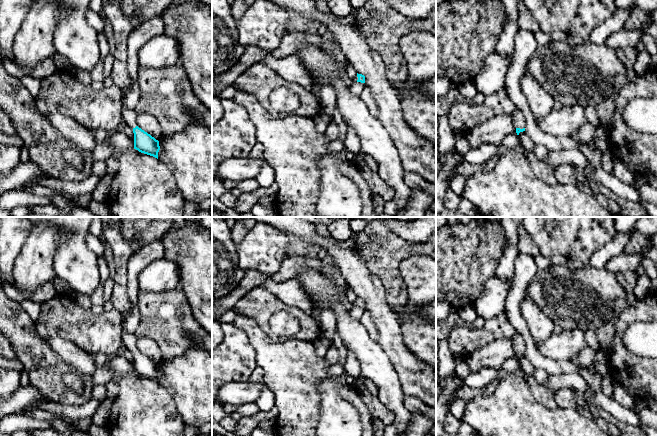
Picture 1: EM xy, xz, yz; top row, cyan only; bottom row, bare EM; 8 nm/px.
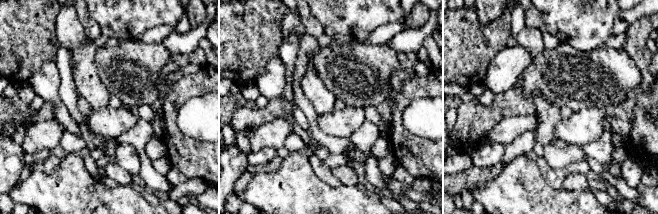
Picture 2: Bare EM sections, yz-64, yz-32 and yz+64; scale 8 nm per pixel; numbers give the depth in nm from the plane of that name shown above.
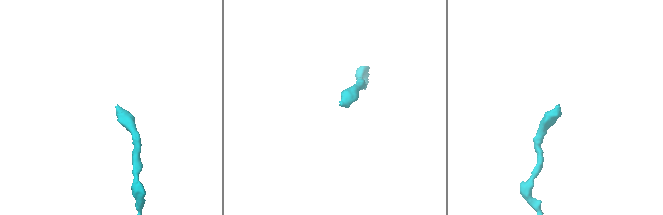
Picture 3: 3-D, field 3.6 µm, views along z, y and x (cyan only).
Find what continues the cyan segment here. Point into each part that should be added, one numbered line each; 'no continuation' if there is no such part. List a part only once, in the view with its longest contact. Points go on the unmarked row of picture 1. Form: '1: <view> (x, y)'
1: yz (517, 339)

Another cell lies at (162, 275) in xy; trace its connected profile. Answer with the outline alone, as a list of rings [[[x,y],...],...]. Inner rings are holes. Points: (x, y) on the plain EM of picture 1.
[[[161,258],[146,266],[138,276],[139,290],[161,293],[179,286],[180,271],[177,265]]]

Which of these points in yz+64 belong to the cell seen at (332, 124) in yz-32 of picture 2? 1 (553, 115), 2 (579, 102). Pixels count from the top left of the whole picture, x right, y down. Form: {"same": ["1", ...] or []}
{"same": []}

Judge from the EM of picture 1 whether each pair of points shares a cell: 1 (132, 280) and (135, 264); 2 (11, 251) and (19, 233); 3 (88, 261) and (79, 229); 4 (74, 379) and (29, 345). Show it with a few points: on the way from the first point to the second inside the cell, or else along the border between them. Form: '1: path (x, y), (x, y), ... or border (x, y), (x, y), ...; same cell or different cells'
1: path (132, 276), (133, 268); same cell
2: path (11, 247), (11, 241), (15, 237); same cell
3: path (80, 253), (79, 237); same cell
4: border (62, 377), (62, 381), (71, 390), (83, 390); different cells

